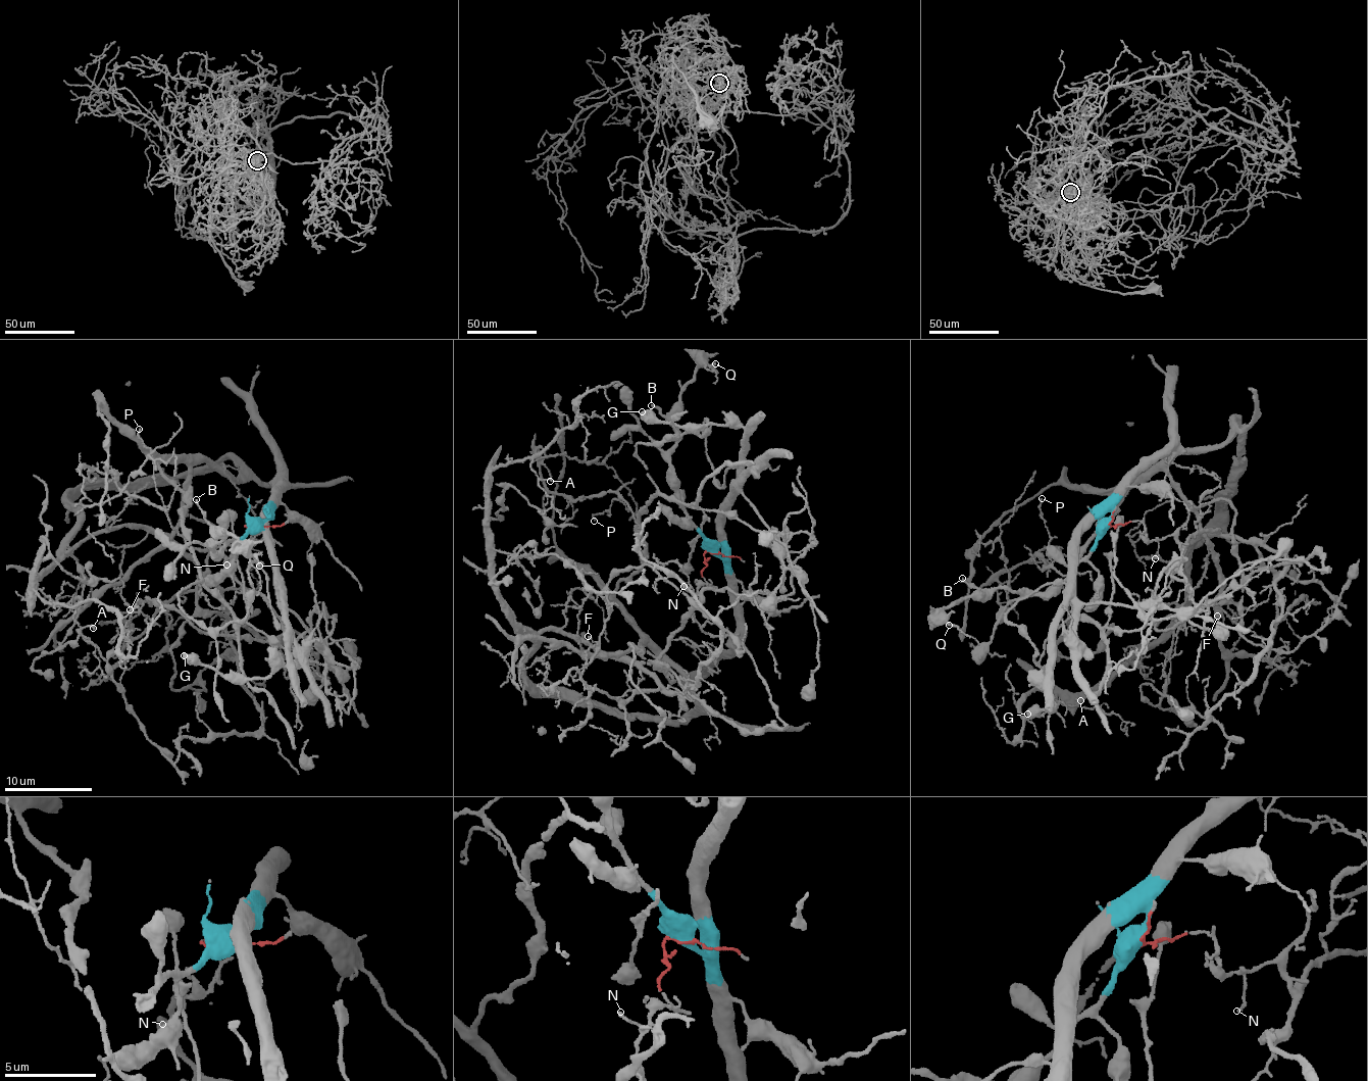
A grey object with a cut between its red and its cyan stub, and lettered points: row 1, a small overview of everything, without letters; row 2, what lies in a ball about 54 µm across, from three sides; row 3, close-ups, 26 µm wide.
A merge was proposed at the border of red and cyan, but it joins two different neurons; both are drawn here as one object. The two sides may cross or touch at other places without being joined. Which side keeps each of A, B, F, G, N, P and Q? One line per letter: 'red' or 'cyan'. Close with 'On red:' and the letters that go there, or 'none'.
A: red
B: cyan
F: red
G: cyan
N: red
P: red
Q: cyan
On red: A, F, N, P

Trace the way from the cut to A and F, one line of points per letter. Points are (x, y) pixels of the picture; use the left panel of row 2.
A: (255, 524), (228, 562), (134, 525), (80, 542), (36, 575), (33, 601), (72, 607), (94, 629)
F: (255, 524), (228, 562), (186, 548), (201, 582), (122, 648), (138, 610), (130, 609)

